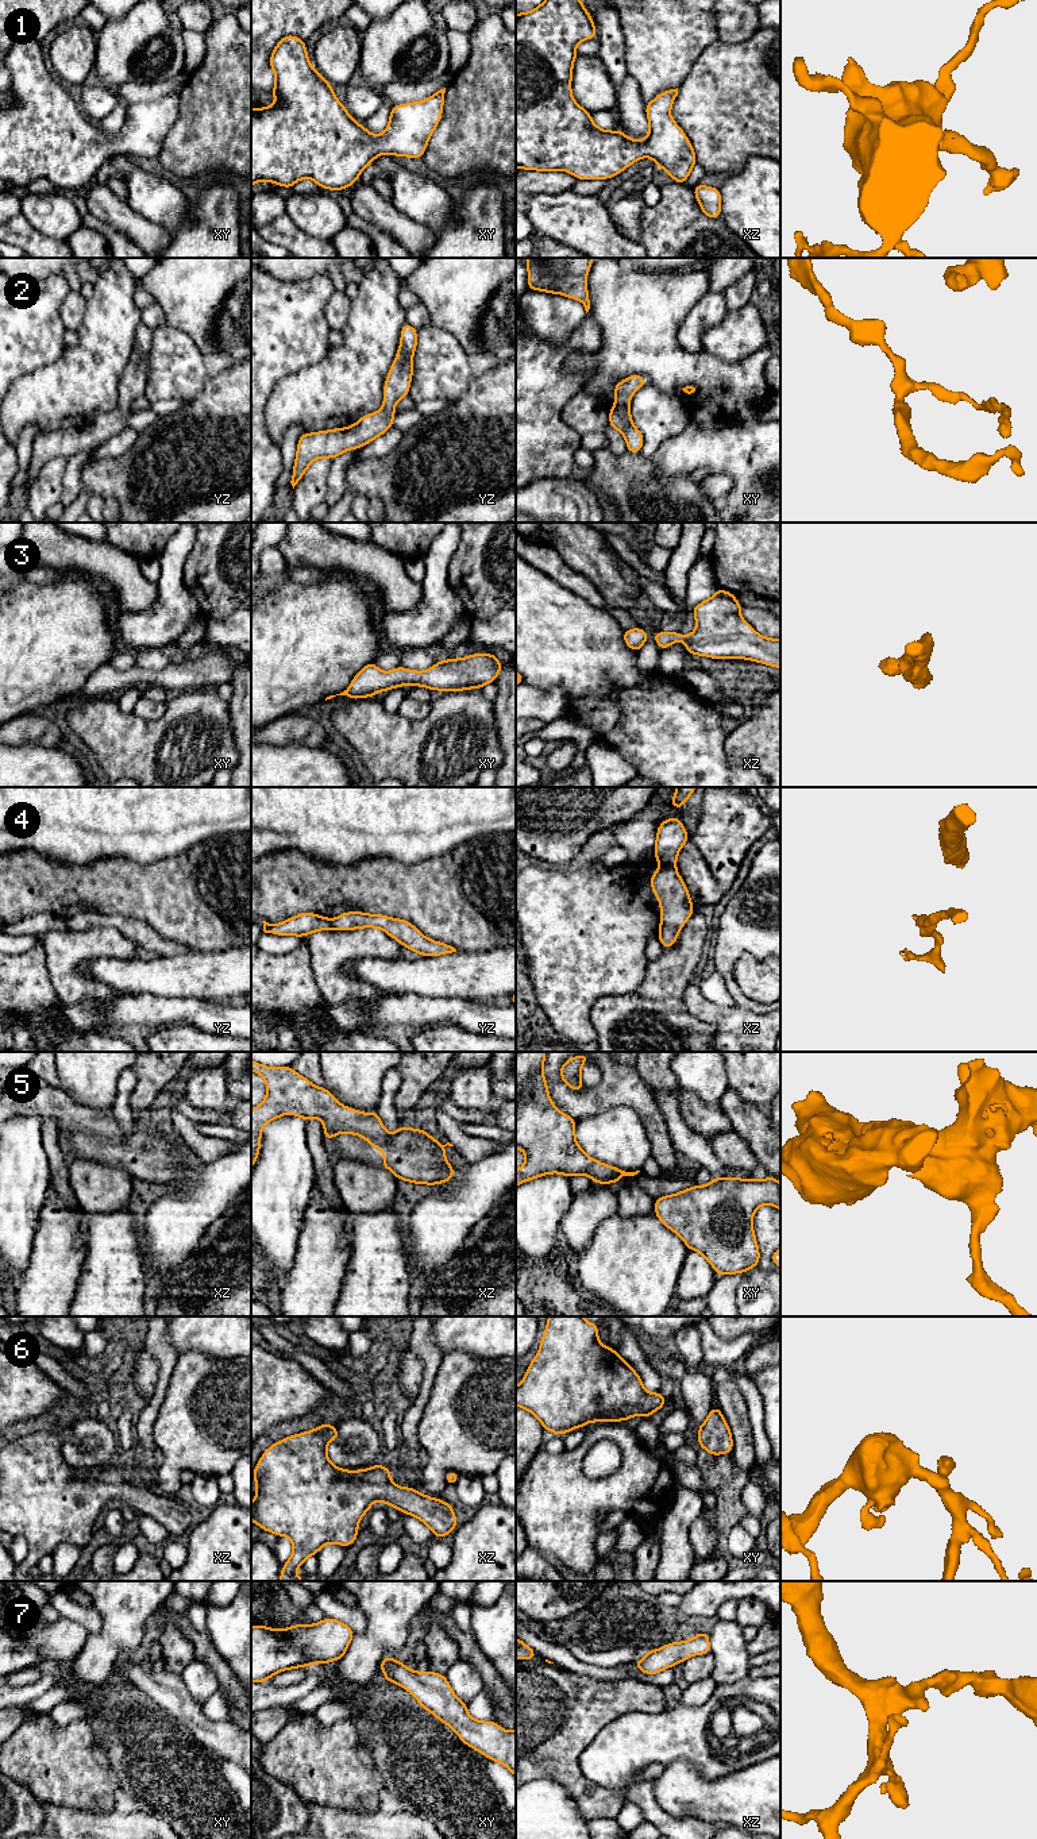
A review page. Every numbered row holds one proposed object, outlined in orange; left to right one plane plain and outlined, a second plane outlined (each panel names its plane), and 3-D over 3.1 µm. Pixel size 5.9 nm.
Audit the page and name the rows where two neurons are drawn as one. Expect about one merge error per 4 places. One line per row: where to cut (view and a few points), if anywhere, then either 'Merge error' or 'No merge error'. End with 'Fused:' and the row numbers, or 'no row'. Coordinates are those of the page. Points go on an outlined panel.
1: No split. No merge error
2: No split. No merge error
3: No split. No merge error
4: Split along xz (662, 866), (674, 868). Merge error
5: No split. No merge error
6: No split. No merge error
7: No split. No merge error
Fused: 4

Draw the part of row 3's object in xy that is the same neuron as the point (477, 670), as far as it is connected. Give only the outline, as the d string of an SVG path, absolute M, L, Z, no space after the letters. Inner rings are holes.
M473 654L467 658L436 662L427 671L413 671L400 666L383 672L373 662L354 676L347 690L336 695L351 699L375 697L378 691L389 691L404 685L424 686L444 693L481 689L493 683L502 667L504 664L493 654ZM329 695L325 701L336 695Z

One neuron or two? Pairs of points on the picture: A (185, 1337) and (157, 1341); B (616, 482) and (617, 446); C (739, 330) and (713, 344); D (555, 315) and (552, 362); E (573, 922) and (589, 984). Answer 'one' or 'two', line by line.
A: two
B: two
C: one
D: two
E: one

